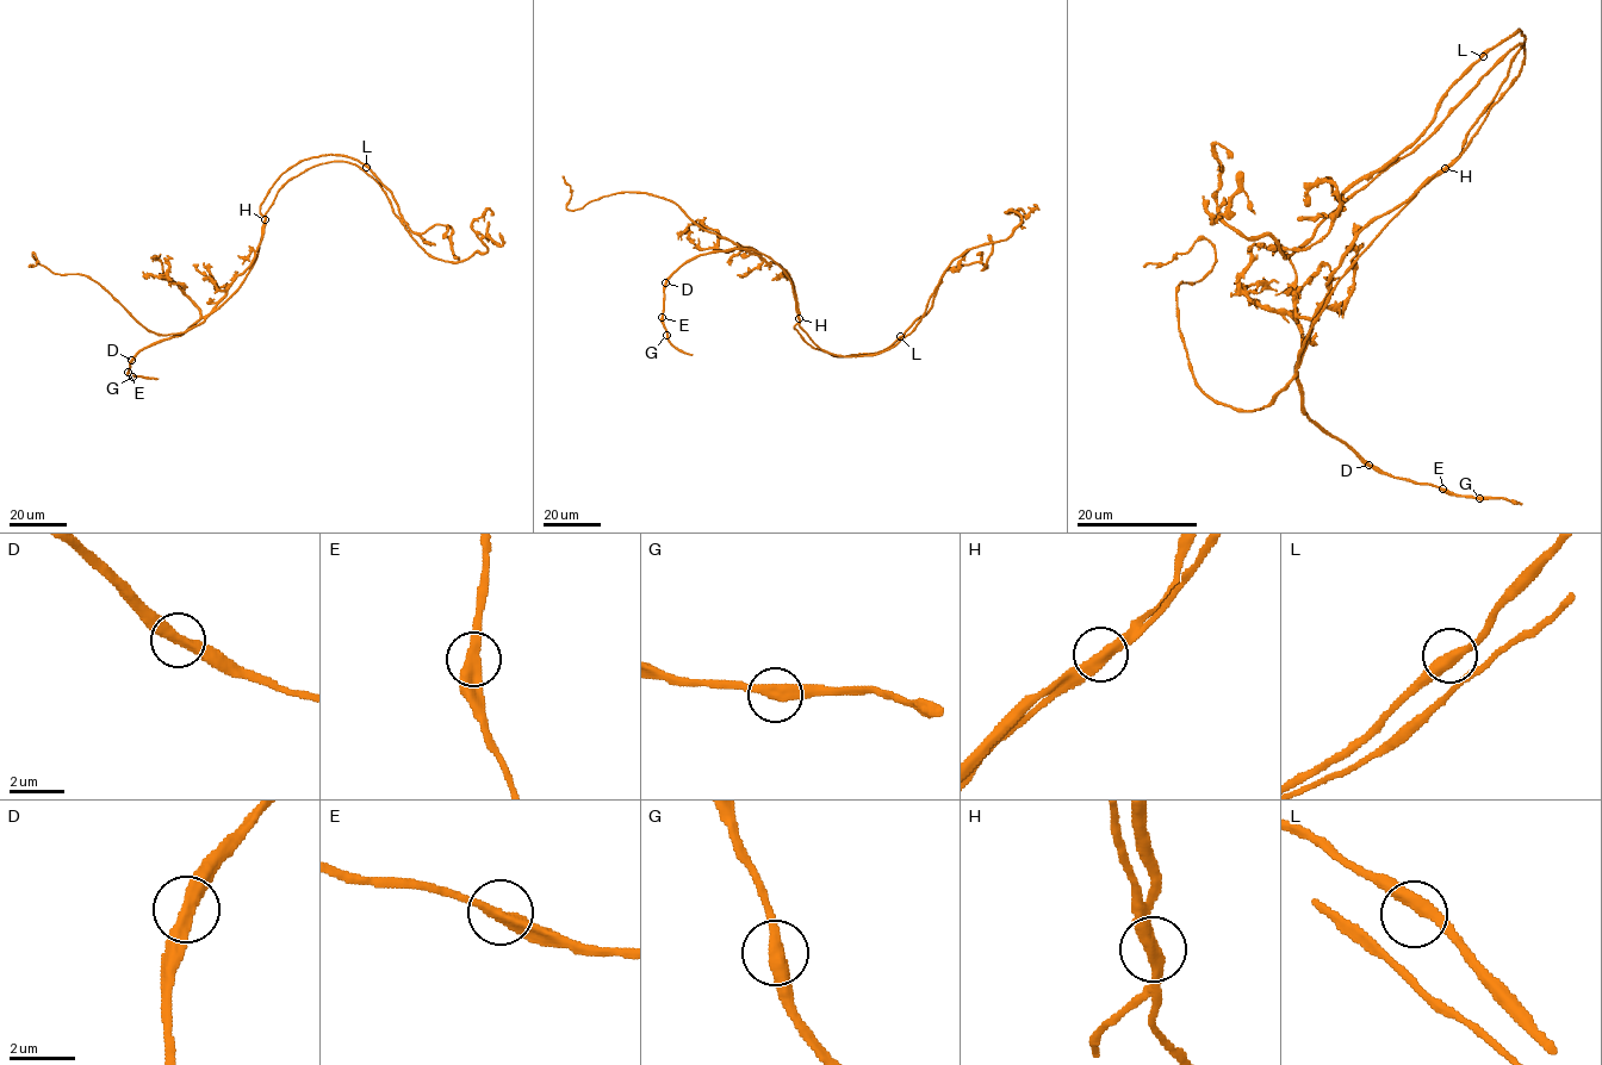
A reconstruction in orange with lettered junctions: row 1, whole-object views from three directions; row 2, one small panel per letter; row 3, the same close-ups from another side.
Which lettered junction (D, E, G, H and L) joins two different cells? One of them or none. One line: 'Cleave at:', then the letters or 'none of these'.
Cleave at: H

